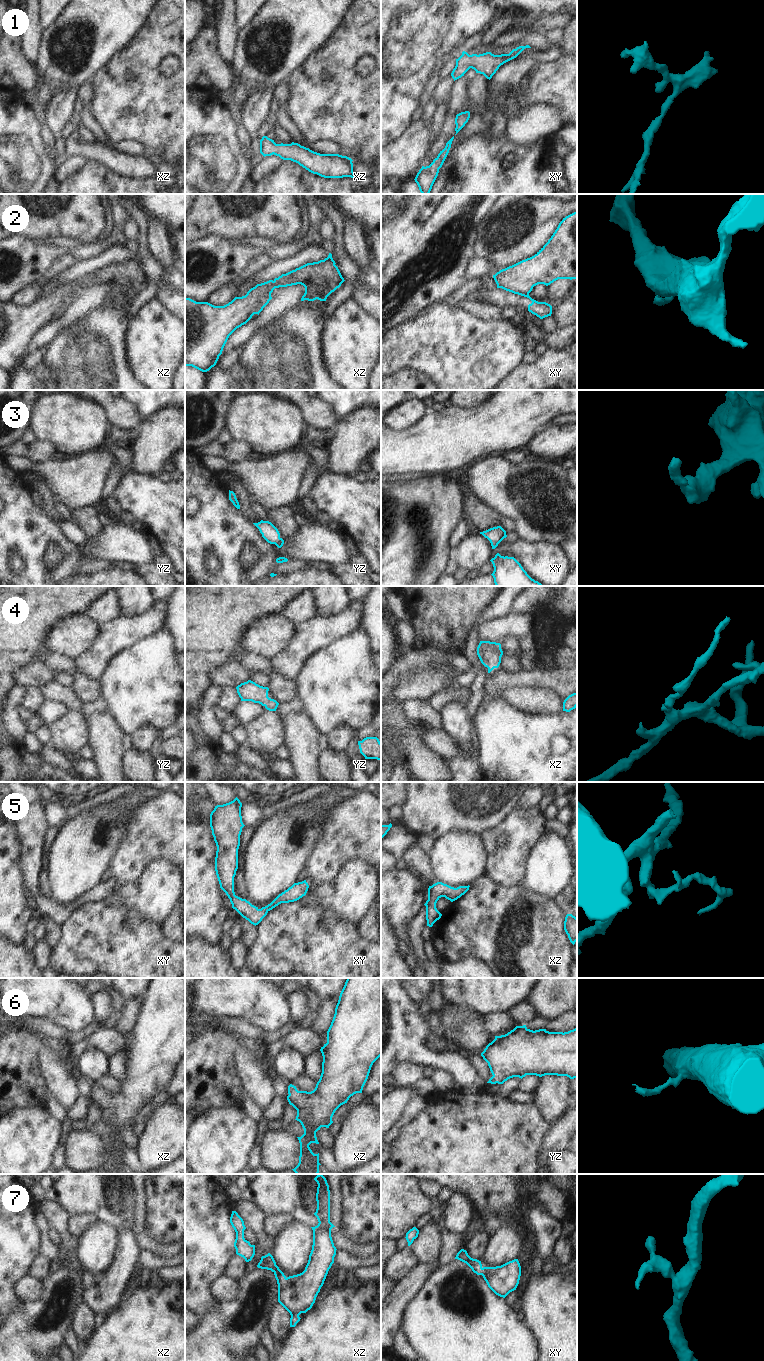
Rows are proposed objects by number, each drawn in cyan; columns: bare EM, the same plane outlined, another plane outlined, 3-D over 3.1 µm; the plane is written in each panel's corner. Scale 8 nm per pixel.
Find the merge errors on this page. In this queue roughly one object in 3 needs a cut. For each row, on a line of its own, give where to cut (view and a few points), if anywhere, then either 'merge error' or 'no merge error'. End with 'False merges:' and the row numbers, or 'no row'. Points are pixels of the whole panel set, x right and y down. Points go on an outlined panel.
1: cut none; no merge error
2: cut xy (523, 295), (528, 296); merge error
3: cut none; no merge error
4: cut none; no merge error
5: cut none; no merge error
6: cut none; no merge error
7: cut none; no merge error
False merges: 2

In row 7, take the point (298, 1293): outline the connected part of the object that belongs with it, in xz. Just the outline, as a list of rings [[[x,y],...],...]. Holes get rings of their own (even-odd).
[[[318,1174],[317,1209],[314,1215],[318,1225],[313,1230],[313,1245],[305,1270],[297,1275],[286,1277],[276,1265],[273,1256],[268,1253],[261,1257],[257,1267],[271,1270],[278,1284],[278,1302],[290,1313],[290,1327],[300,1321],[299,1315],[310,1310],[324,1284],[329,1269],[334,1263],[336,1247],[334,1246],[330,1222],[330,1190],[326,1178]]]

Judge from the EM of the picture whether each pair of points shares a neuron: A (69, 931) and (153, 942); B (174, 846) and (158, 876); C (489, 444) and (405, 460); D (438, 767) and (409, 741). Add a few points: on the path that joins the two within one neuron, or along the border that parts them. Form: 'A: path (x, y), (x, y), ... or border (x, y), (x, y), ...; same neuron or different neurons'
A: path (90, 938), (116, 942), (132, 942); same neuron
B: border (174, 866), (162, 859), (155, 859), (143, 870); different neurons
C: path (468, 444), (436, 444), (426, 447); same neuron
D: path (431, 763), (416, 748); same neuron

